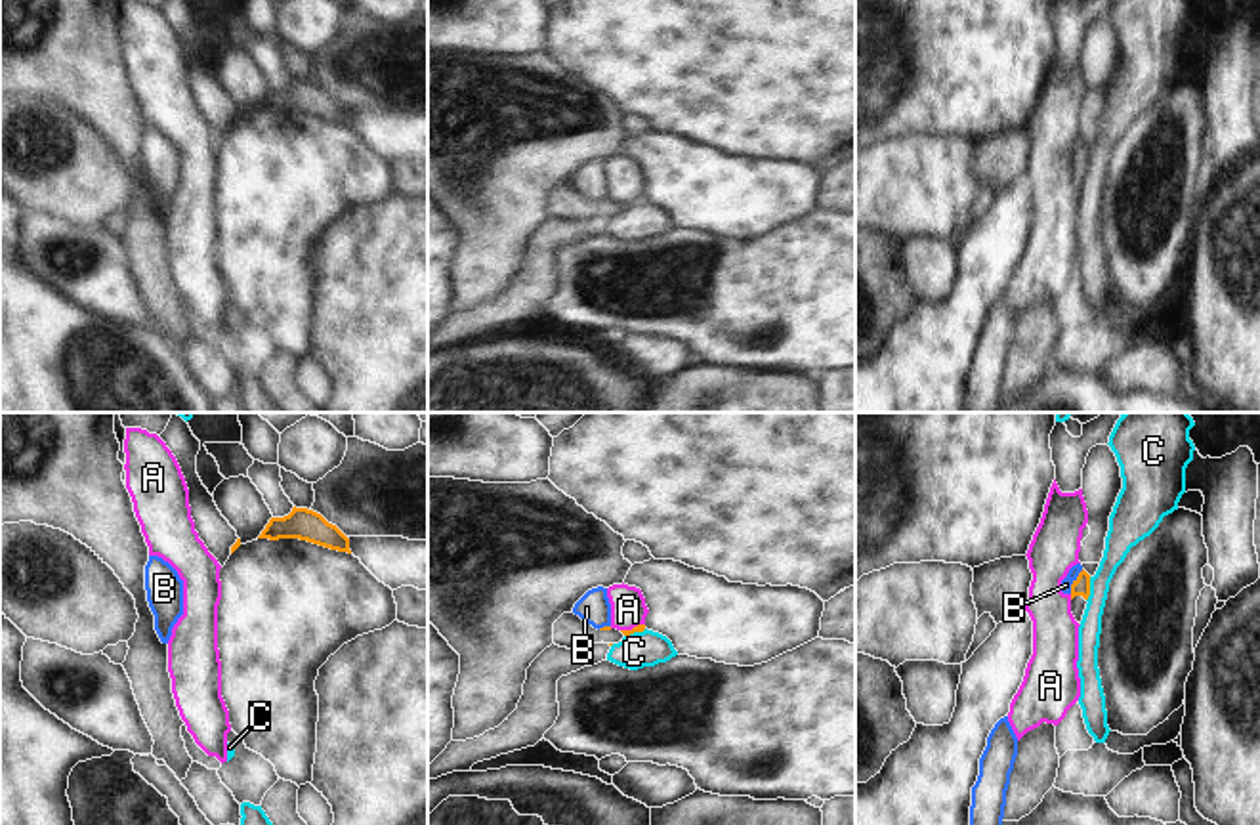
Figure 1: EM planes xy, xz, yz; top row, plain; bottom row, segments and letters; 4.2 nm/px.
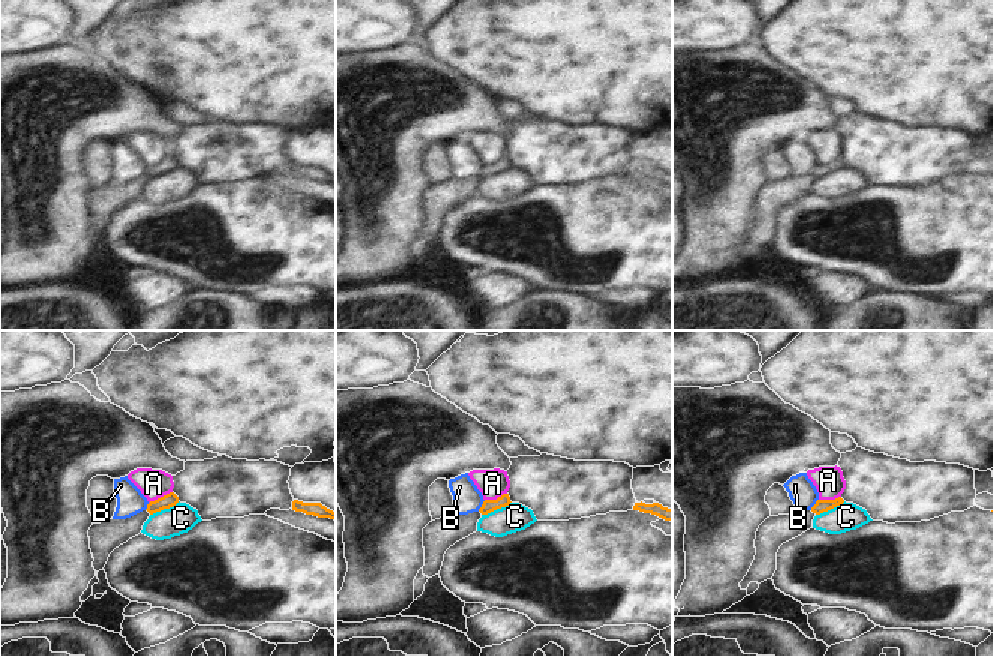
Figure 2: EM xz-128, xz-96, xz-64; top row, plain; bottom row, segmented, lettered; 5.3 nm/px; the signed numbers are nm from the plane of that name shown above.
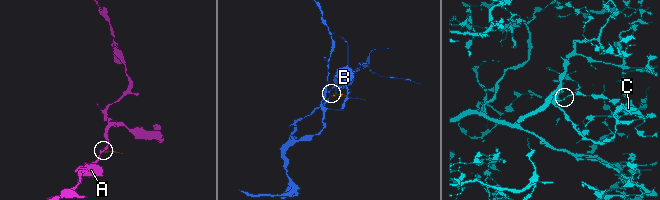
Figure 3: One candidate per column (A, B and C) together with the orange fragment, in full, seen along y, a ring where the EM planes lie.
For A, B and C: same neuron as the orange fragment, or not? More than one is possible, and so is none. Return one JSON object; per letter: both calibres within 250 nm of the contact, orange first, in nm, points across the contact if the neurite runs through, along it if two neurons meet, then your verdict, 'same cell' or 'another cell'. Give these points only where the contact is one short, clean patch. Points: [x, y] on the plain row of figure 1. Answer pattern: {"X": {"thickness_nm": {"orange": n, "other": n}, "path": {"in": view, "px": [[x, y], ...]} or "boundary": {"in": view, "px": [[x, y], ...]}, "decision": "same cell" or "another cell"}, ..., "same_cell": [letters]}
{"A": {"thickness_nm": {"orange": 30, "other": 150}, "boundary": {"in": "xz", "px": [[644, 195], [621, 203]]}, "decision": "another cell"}, "B": {"thickness_nm": {"orange": 80, "other": 50}, "boundary": {"in": "yz", "px": [[1083, 142], [1070, 165]]}, "decision": "another cell"}, "C": {"thickness_nm": {"orange": 80, "other": 120}, "boundary": {"in": "yz", "px": [[1091, 149], [1087, 172]]}, "decision": "another cell"}, "same_cell": []}

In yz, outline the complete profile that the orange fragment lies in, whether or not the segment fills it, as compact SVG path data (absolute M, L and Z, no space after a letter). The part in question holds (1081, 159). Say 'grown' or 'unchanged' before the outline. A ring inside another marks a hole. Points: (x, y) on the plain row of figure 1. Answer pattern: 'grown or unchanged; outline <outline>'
grown; outline M1082 141L1071 157L1071 185L1081 197L1090 168L1090 147Z

